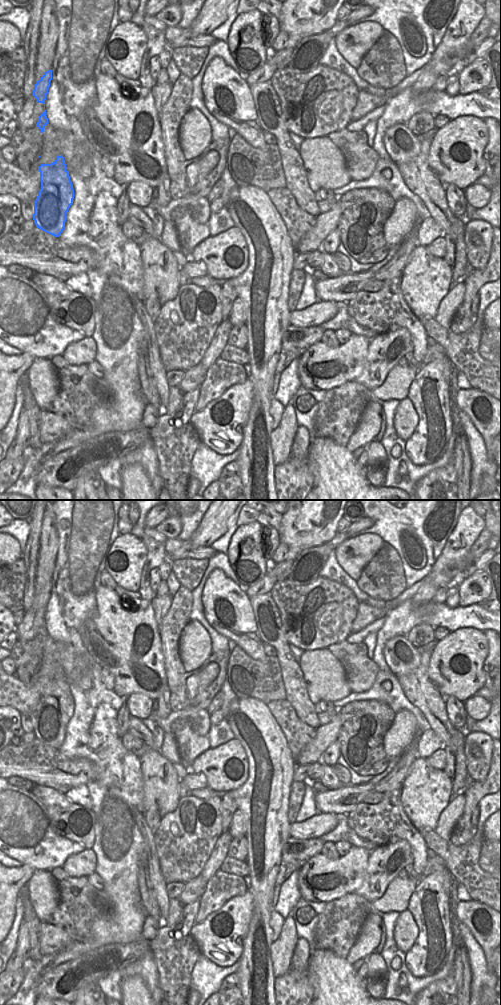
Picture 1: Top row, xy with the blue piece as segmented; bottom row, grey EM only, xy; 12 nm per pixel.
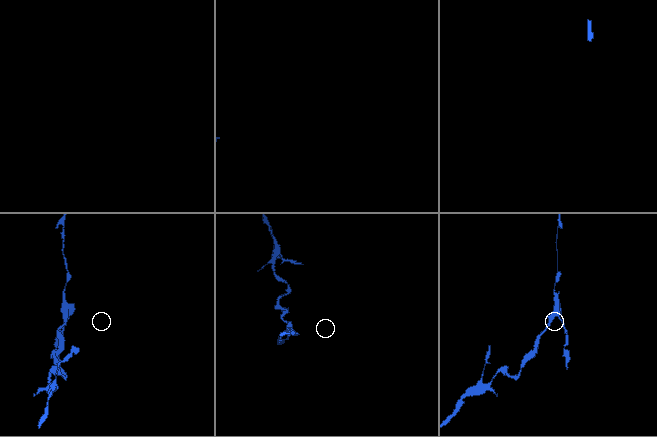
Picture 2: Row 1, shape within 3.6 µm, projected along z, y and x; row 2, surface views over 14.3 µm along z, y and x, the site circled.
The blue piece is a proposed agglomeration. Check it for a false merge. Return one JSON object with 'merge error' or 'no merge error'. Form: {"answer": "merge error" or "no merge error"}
{"answer": "merge error"}

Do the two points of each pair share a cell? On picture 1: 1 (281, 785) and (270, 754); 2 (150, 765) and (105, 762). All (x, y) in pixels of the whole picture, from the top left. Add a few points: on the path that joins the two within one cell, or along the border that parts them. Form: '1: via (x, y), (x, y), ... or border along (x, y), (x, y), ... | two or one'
1: via (274, 777), (272, 762) | one
2: border along (139, 757), (144, 787) | two

